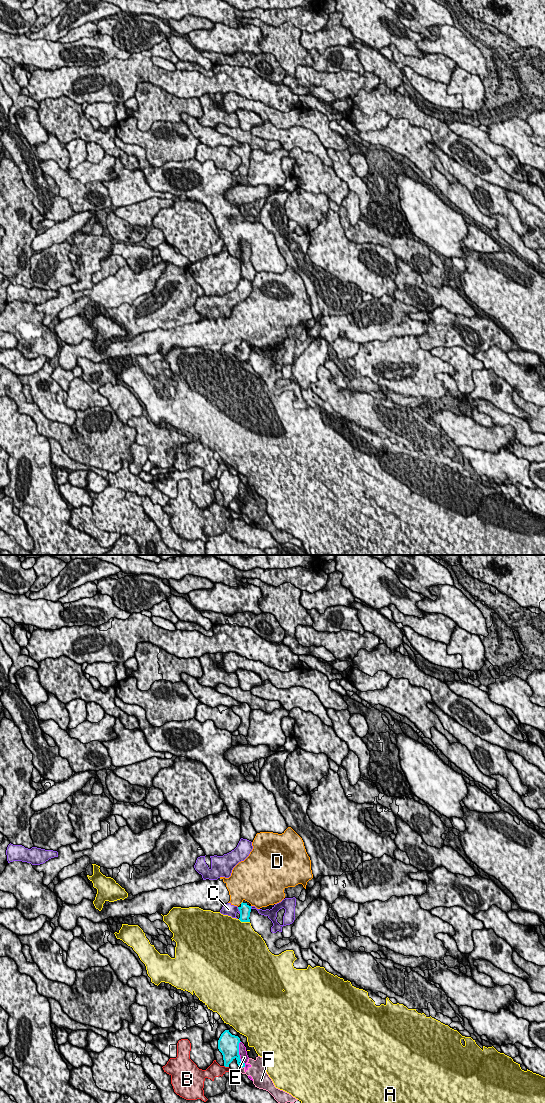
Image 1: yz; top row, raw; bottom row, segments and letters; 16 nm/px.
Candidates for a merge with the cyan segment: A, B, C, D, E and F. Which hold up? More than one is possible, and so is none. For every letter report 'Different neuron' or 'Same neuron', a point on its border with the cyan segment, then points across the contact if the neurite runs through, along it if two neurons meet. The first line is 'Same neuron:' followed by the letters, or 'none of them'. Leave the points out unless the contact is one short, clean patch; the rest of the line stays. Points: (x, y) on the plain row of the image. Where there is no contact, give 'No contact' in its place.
Same neuron: none of them
A: Different neuron. Touches cyan at yz (244, 361)
B: Different neuron. Touches cyan at yz (226, 506)
C: Different neuron. Touches cyan at yz (239, 350)
D: Different neuron. No contact
E: Different neuron. Touches cyan at yz (238, 494)
F: Different neuron. Touches cyan at yz (242, 507)

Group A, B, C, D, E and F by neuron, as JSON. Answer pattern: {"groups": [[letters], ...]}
{"groups": [["A"], ["B"], ["C"], ["D"], ["E", "F"]]}

